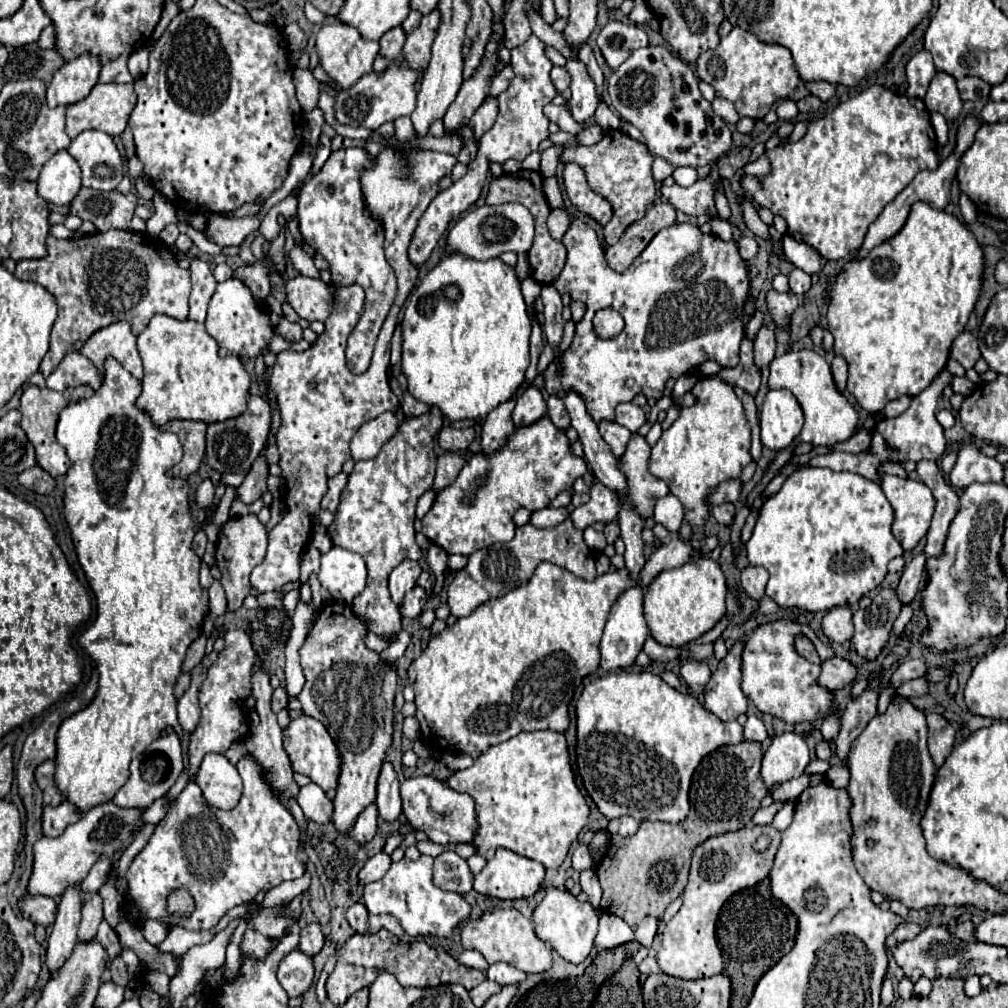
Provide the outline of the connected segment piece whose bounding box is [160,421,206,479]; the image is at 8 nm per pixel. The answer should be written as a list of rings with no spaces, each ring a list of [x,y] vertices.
[[[168,421],[160,429],[178,435],[178,439],[184,447],[184,457],[180,463],[176,463],[172,467],[172,475],[180,477],[180,479],[188,479],[188,475],[198,471],[202,457],[204,457],[206,423],[200,423],[200,421]]]

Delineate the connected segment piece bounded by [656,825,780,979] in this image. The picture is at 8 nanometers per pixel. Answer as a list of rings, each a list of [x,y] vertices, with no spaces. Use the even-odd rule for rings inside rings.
[[[750,825],[738,831],[710,837],[694,849],[688,885],[682,893],[682,907],[666,923],[666,929],[662,933],[662,947],[656,955],[662,973],[680,979],[702,979],[722,973],[724,963],[716,943],[718,913],[730,895],[734,895],[740,889],[754,887],[764,877],[768,877],[778,845],[780,831],[776,831],[772,825]],[[760,835],[770,837],[770,845],[762,853],[754,851],[754,843]]]

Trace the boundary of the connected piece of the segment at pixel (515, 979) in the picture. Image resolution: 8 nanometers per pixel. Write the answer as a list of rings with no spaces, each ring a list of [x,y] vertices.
[[[494,963],[488,971],[486,971],[488,979],[496,981],[498,985],[510,985],[510,983],[520,983],[526,975],[506,963]]]

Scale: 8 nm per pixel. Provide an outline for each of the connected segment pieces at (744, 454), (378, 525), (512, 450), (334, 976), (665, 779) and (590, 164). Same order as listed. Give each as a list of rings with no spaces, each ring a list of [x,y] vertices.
[[[700,379],[692,393],[696,395],[696,403],[692,407],[682,409],[680,417],[672,423],[670,429],[662,433],[658,443],[652,447],[650,455],[650,473],[668,483],[670,493],[676,495],[684,505],[684,523],[692,527],[702,527],[710,515],[710,497],[716,487],[724,481],[738,479],[742,469],[752,461],[750,455],[750,425],[744,413],[740,399],[736,397],[730,385],[724,385],[720,379]]]
[[[432,407],[430,413],[402,423],[398,433],[384,443],[374,459],[358,461],[342,491],[334,521],[328,527],[332,545],[362,555],[368,567],[366,589],[352,601],[354,615],[368,623],[368,631],[386,635],[388,641],[394,641],[402,629],[398,605],[392,603],[388,593],[388,573],[404,559],[422,557],[414,541],[414,507],[418,497],[428,491],[434,481],[434,435],[440,427],[442,413]]]
[[[544,415],[532,425],[516,427],[512,435],[506,437],[506,443],[502,449],[486,455],[486,453],[474,453],[466,465],[462,467],[460,475],[454,483],[444,487],[436,493],[432,509],[422,517],[422,533],[436,545],[440,545],[448,555],[460,553],[460,555],[472,555],[478,549],[484,549],[498,541],[510,541],[514,537],[514,521],[512,515],[518,507],[526,509],[542,509],[550,505],[550,501],[560,493],[572,489],[572,483],[586,473],[586,461],[582,457],[572,455],[570,441],[564,433],[564,429],[556,429],[556,425]]]
[[[382,929],[376,935],[356,933],[344,943],[344,947],[338,951],[336,967],[326,981],[328,999],[334,1005],[346,1003],[346,999],[352,993],[374,983],[378,969],[396,975],[404,987],[436,987],[436,985],[446,985],[446,983],[460,983],[470,991],[472,987],[476,987],[478,983],[486,979],[484,971],[464,967],[448,953],[432,949],[426,941],[402,941],[390,931]]]
[[[640,671],[640,673],[610,673],[586,685],[582,691],[578,705],[578,745],[576,745],[576,759],[578,771],[582,775],[584,787],[608,819],[630,815],[638,821],[666,821],[666,823],[680,823],[686,819],[690,811],[688,791],[692,773],[700,765],[702,757],[716,751],[722,745],[742,743],[742,727],[738,721],[720,721],[714,713],[706,711],[702,703],[688,693],[680,693],[666,685],[662,677]]]
[[[608,131],[604,139],[596,145],[590,147],[570,147],[562,155],[562,163],[578,163],[588,179],[588,185],[594,193],[610,201],[612,205],[612,219],[604,227],[604,239],[606,245],[616,245],[624,229],[642,219],[648,205],[652,205],[656,197],[656,187],[654,187],[654,177],[652,177],[652,157],[648,149],[644,149],[644,143],[632,139],[630,135],[622,131]]]

